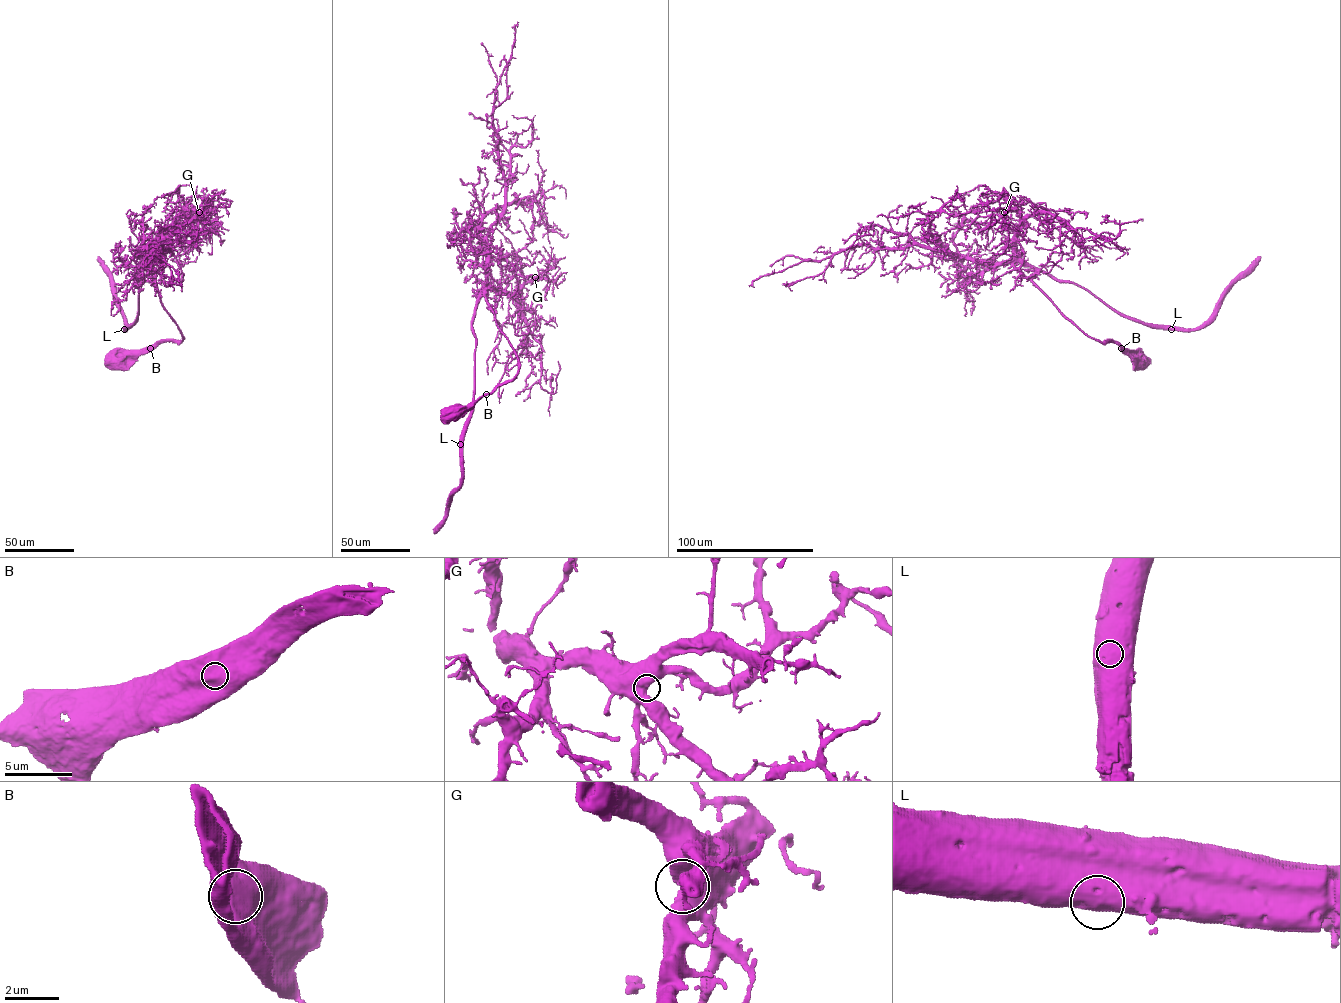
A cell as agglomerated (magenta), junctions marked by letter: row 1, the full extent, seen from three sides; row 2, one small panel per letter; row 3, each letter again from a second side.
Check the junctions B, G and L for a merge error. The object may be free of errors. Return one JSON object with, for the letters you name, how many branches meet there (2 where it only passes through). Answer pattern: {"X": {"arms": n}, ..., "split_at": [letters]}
{"split_at": []}

